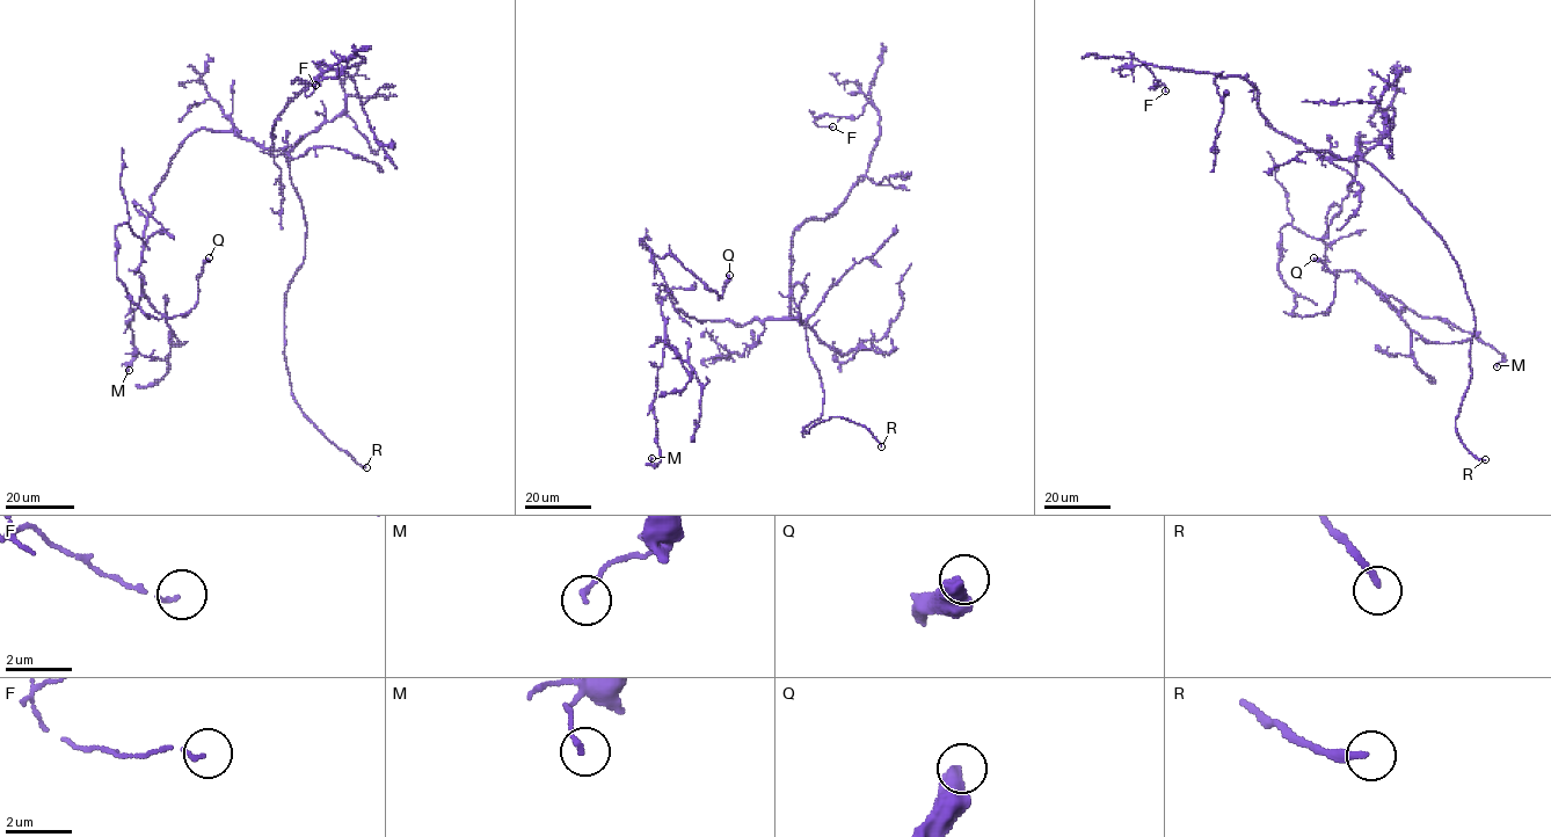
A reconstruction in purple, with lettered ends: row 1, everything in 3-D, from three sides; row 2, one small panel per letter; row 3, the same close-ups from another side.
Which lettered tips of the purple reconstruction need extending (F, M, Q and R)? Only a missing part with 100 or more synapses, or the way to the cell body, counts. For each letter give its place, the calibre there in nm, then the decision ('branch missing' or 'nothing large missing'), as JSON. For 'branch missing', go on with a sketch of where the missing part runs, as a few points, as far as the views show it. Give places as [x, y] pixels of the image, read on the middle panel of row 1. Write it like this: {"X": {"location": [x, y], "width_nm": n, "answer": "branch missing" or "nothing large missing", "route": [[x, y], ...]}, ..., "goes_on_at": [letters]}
{"F": {"location": [832, 126], "width_nm": 100, "answer": "nothing large missing"}, "M": {"location": [652, 458], "width_nm": 140, "answer": "nothing large missing"}, "Q": {"location": [729, 275], "width_nm": 480, "answer": "nothing large missing"}, "R": {"location": [881, 446], "width_nm": 220, "answer": "branch missing"}, "goes_on_at": ["R"]}

